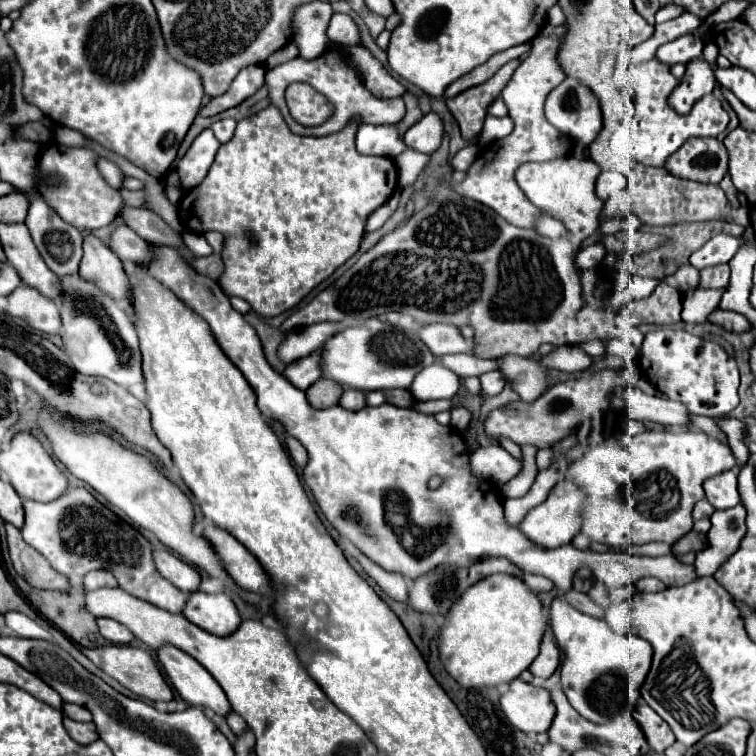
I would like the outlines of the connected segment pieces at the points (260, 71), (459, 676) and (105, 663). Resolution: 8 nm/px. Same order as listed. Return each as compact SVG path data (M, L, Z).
M247 66L247 68L243 68L237 74L237 78L233 80L231 88L225 94L209 100L199 110L199 114L201 116L215 116L215 114L219 114L223 110L239 106L243 100L253 96L263 86L263 78L265 78L265 68L263 66Z
M493 574L469 586L463 598L451 606L439 630L439 660L447 674L461 688L499 686L517 678L539 654L539 642L547 626L541 602L525 586L525 582L507 576Z
M99 646L99 648L81 648L81 652L95 664L99 666L103 672L115 672L115 680L125 686L127 690L131 690L133 694L145 698L145 700L173 700L173 692L167 686L165 678L161 676L155 658L141 648L133 648L133 646Z

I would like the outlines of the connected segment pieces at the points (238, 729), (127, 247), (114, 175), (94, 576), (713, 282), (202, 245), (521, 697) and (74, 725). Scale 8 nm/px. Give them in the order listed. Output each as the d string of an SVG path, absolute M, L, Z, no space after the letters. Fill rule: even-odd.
M233 710L229 712L229 716L225 716L225 720L227 720L227 724L229 724L229 728L235 732L235 734L241 734L245 728L247 728L247 724L245 724L245 720L239 716L239 714L235 714Z
M121 224L117 226L113 232L111 232L111 238L109 238L109 246L111 250L115 250L115 254L119 256L121 262L147 262L149 260L149 252L147 252L147 246L149 242L139 238L129 226Z
M97 158L97 168L99 168L99 174L105 178L105 182L111 186L111 188L121 188L121 178L123 178L123 172L109 160L105 158Z
M93 570L89 574L85 574L83 578L83 584L85 584L85 590L95 590L95 588L115 588L117 586L117 580L111 572L107 570Z
M729 264L709 266L707 270L699 272L701 288L725 288L729 284Z
M185 230L185 232L183 232L183 242L185 242L185 246L189 248L189 252L191 252L193 256L197 256L197 258L209 256L209 254L213 252L211 246L207 244L207 240L205 240L201 234L195 234L195 232L191 232L191 230Z
M521 680L509 684L509 690L501 694L499 704L511 726L525 734L547 732L555 716L549 692L539 684L527 684Z
M65 718L63 723L71 738L81 745L88 745L98 739L96 727L93 722L80 723Z

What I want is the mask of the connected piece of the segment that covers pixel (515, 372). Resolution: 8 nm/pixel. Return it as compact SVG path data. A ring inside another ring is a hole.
M507 354L501 360L501 372L505 374L507 380L511 380L513 390L521 396L523 402L533 402L535 398L541 396L547 384L545 376L545 366L539 364L539 360Z

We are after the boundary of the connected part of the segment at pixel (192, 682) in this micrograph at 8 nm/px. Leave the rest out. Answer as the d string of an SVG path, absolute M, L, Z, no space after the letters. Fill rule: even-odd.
M163 644L155 652L167 680L185 702L189 702L191 706L211 708L221 716L231 710L223 688L195 658L187 656L183 650L171 644Z

